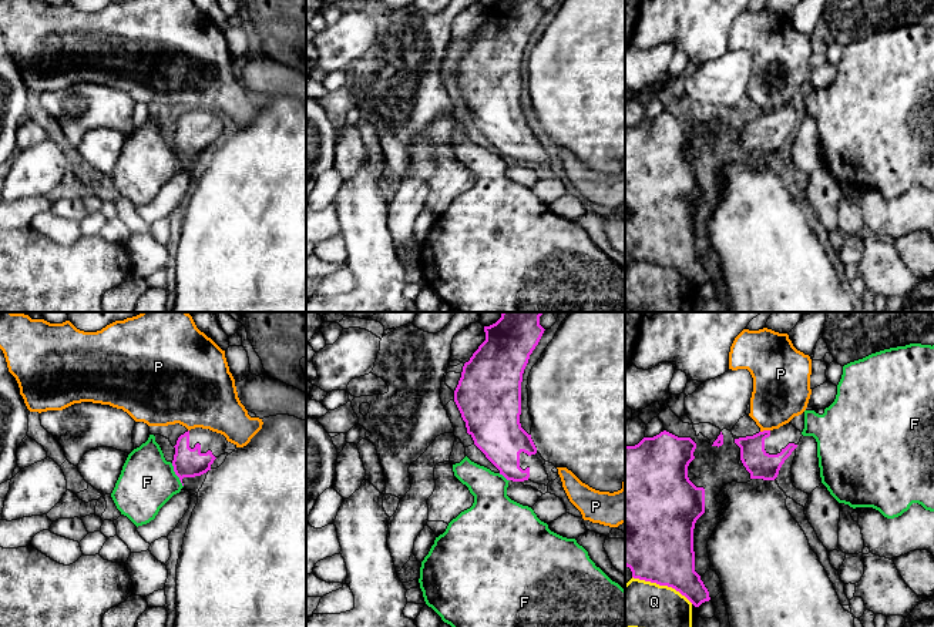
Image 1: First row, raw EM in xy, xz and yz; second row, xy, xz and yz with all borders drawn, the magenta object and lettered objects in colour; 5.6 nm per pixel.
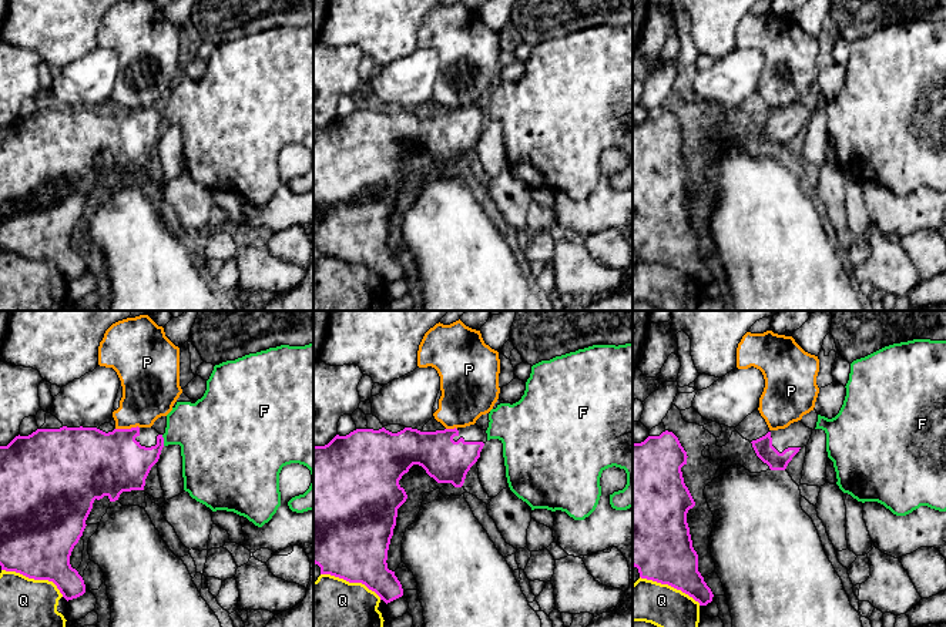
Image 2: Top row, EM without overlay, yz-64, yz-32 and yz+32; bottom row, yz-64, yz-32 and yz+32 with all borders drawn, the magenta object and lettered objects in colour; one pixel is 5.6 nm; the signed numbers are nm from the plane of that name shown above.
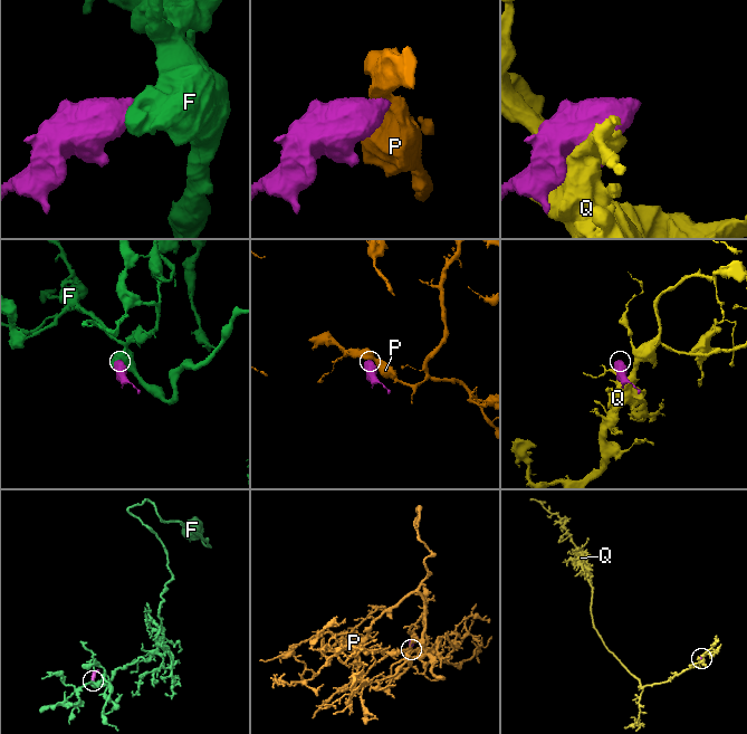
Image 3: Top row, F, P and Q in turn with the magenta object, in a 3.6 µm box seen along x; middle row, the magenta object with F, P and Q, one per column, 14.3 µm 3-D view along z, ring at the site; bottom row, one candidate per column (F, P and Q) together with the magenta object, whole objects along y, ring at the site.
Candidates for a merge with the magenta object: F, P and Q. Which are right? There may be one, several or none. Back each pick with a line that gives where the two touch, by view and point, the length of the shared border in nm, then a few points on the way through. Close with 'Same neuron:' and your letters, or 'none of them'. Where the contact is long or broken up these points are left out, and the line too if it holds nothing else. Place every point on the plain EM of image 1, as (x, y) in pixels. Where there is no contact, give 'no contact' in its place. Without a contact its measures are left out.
Same neuron: none of them

